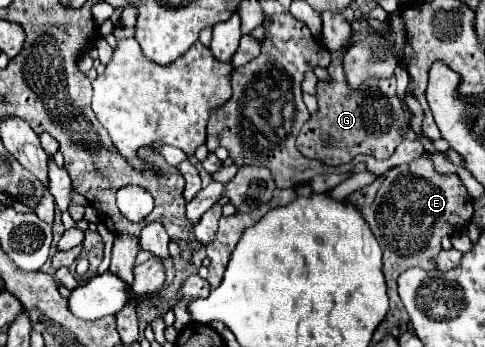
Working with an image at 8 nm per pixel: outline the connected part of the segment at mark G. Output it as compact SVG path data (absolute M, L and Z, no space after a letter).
M333 51L331 55L335 61L329 65L329 75L331 81L323 83L319 81L317 85L317 103L319 111L311 115L307 125L303 125L299 137L297 137L297 149L311 159L319 159L327 165L339 165L349 163L355 155L371 155L375 159L387 159L393 155L393 149L403 141L401 137L401 127L411 119L411 113L403 109L399 97L397 97L397 85L395 77L387 81L367 81L361 85L361 89L353 91L349 89L343 69L341 69L341 59L345 51Z

